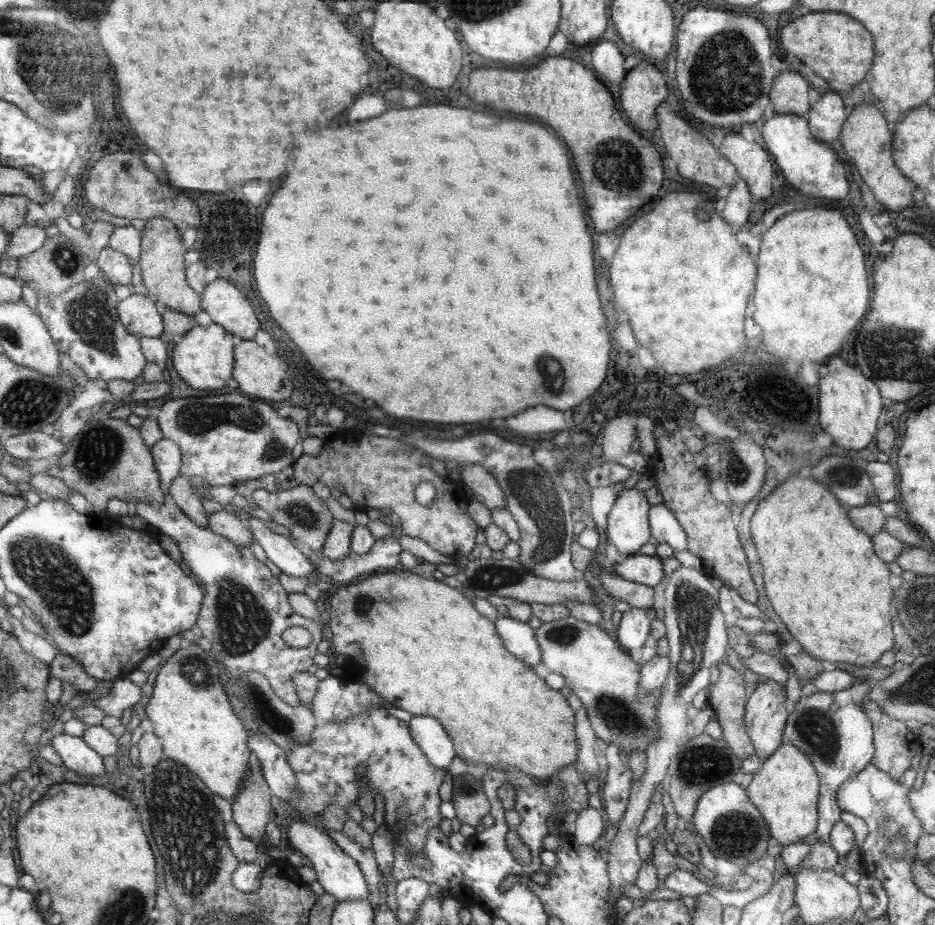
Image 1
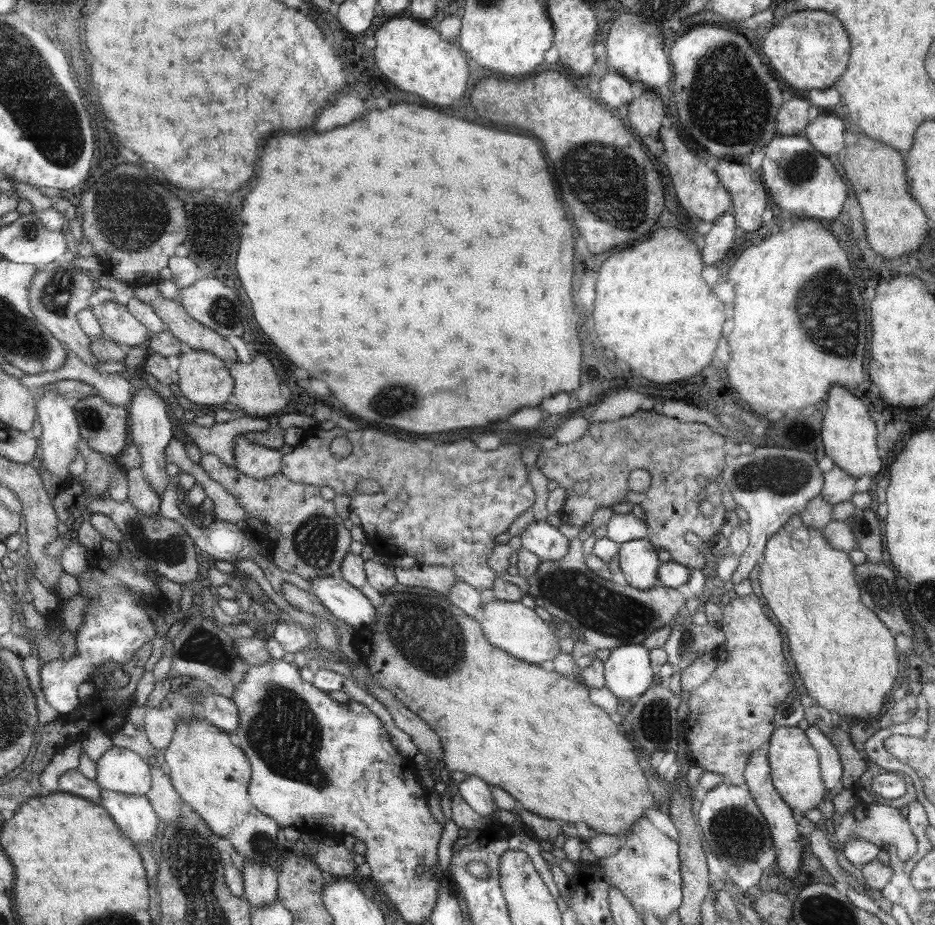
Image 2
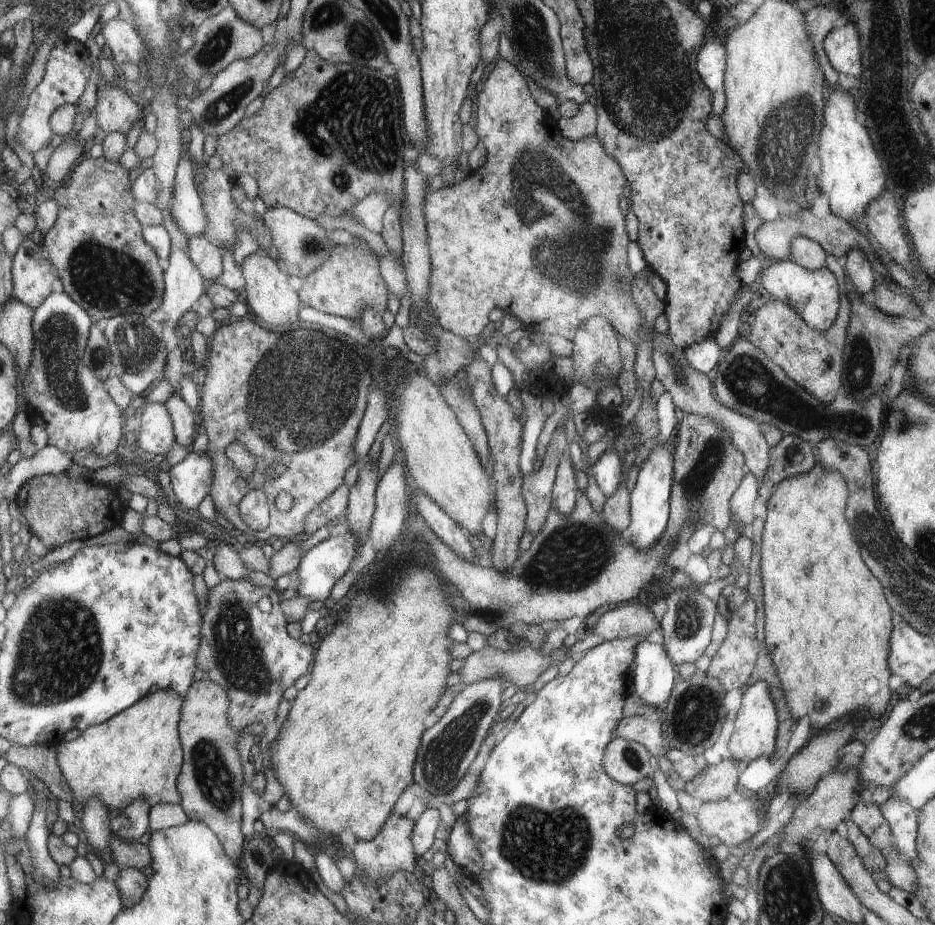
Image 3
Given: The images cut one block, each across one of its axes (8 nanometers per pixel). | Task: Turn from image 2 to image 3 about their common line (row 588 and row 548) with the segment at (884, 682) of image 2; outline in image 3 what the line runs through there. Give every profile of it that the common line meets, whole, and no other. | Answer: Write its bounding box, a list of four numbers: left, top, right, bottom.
[761,462,893,732]

